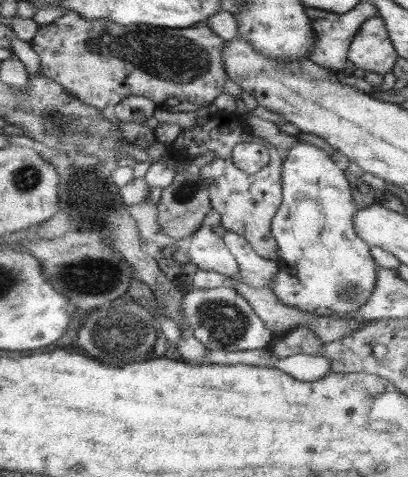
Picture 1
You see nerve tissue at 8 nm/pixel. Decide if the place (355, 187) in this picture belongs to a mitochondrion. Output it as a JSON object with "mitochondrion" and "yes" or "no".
{"mitochondrion":"no"}

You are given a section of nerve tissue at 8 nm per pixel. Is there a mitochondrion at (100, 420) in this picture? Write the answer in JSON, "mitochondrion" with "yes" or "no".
{"mitochondrion":"no"}

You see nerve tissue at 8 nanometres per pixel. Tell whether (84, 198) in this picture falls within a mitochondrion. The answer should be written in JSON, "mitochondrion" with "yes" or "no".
{"mitochondrion":"yes"}

